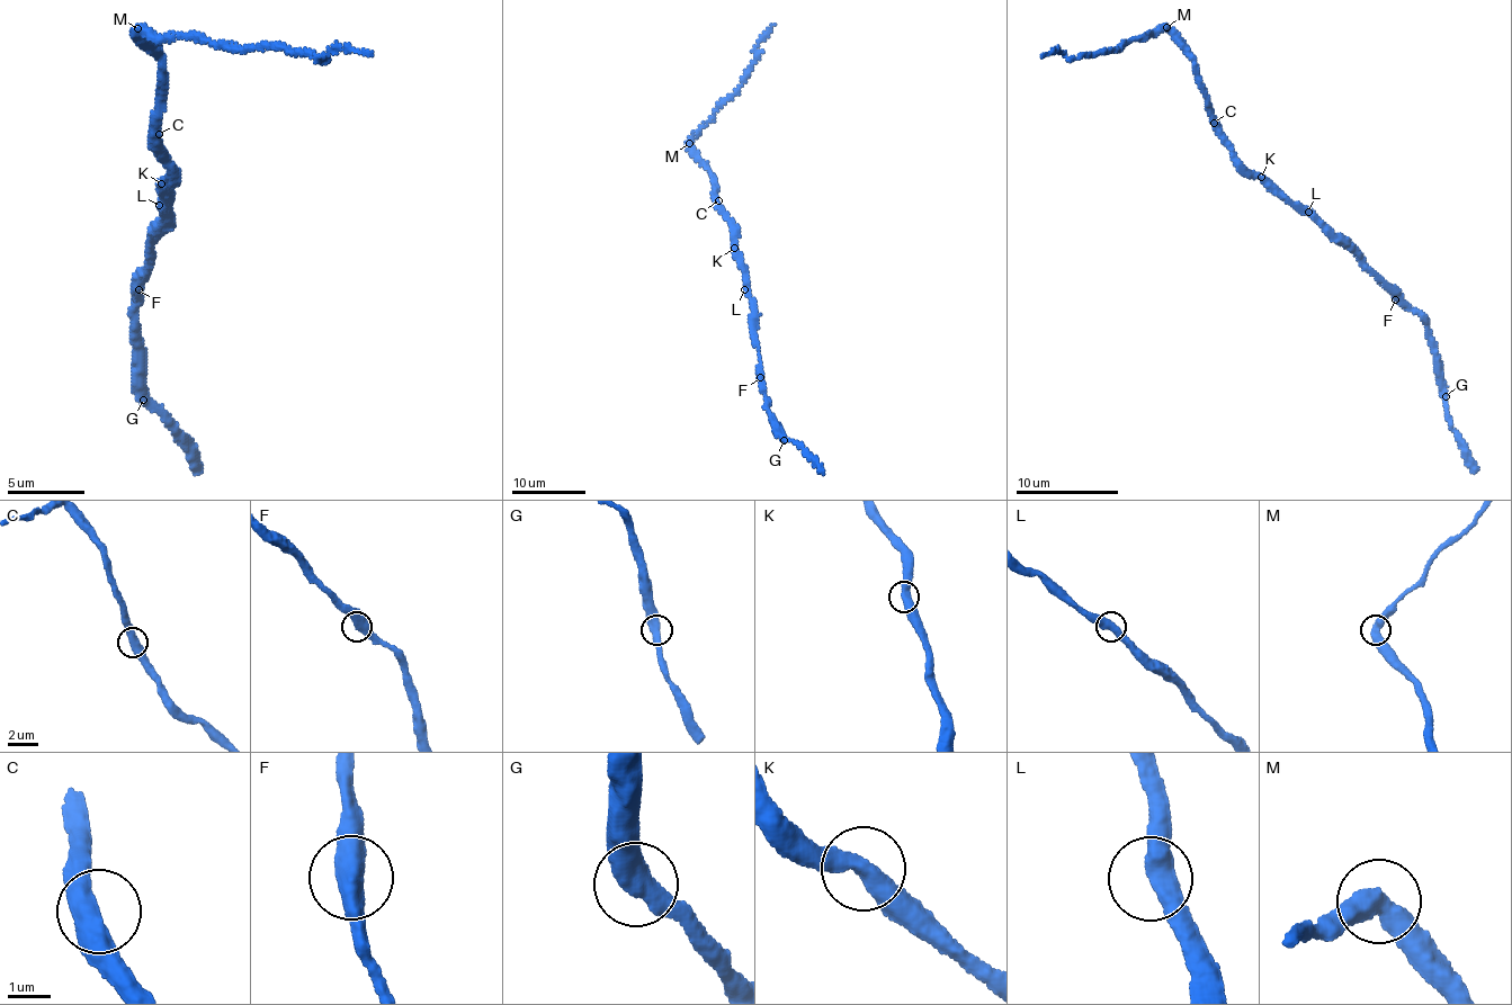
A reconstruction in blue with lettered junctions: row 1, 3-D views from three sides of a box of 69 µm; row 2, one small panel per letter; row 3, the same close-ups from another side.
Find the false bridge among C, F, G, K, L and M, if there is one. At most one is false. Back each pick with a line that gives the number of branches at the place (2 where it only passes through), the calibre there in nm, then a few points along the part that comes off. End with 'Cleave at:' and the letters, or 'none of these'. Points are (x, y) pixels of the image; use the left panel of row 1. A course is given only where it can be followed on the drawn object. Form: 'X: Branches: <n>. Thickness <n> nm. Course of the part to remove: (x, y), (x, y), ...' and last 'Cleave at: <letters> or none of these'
M: Branches: 2. Thickness 480 nm. Course of the part to remove: (137, 28), (245, 53), (271, 46), (319, 59), (340, 50), (372, 52)
Cleave at: M

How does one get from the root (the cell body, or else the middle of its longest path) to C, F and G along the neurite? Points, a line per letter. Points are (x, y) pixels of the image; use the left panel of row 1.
C: (169, 181), (175, 168), (159, 150), (159, 134)
F: (169, 181), (168, 178), (162, 190), (168, 196), (161, 214), (163, 216), (143, 287), (139, 289)
G: (169, 181), (162, 190), (168, 196), (163, 216), (136, 297), (137, 396), (143, 400)

